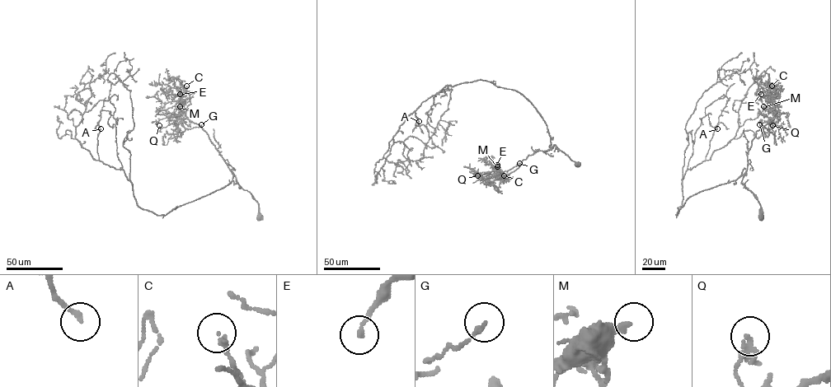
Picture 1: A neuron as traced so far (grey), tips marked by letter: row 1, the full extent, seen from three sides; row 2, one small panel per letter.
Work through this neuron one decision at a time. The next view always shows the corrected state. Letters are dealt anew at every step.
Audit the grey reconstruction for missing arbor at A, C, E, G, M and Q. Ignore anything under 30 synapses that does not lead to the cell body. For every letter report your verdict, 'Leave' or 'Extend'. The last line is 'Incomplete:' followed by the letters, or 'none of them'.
A: Leave
C: Leave
E: Leave
G: Leave
M: Leave
Q: Leave
Incomplete: none of them

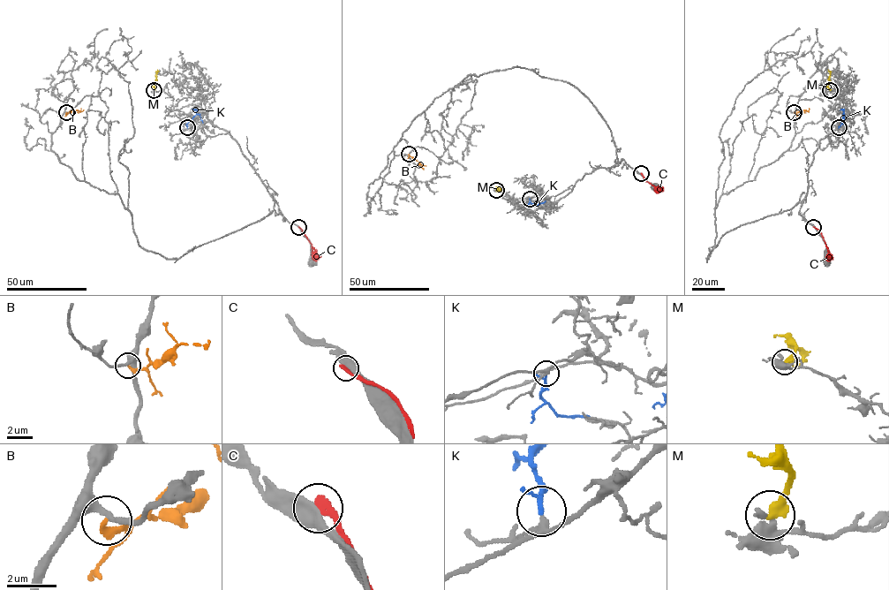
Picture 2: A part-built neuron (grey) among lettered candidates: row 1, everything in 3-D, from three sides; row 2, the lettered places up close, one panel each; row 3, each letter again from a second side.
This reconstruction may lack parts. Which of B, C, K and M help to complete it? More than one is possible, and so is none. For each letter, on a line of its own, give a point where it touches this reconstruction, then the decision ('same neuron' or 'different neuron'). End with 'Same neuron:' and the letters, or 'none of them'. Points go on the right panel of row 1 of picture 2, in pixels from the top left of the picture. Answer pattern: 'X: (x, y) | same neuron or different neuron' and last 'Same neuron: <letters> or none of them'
B: (794, 112) | different neuron
C: (813, 227) | different neuron
K: (839, 127) | different neuron
M: (830, 90) | different neuron
Same neuron: none of them

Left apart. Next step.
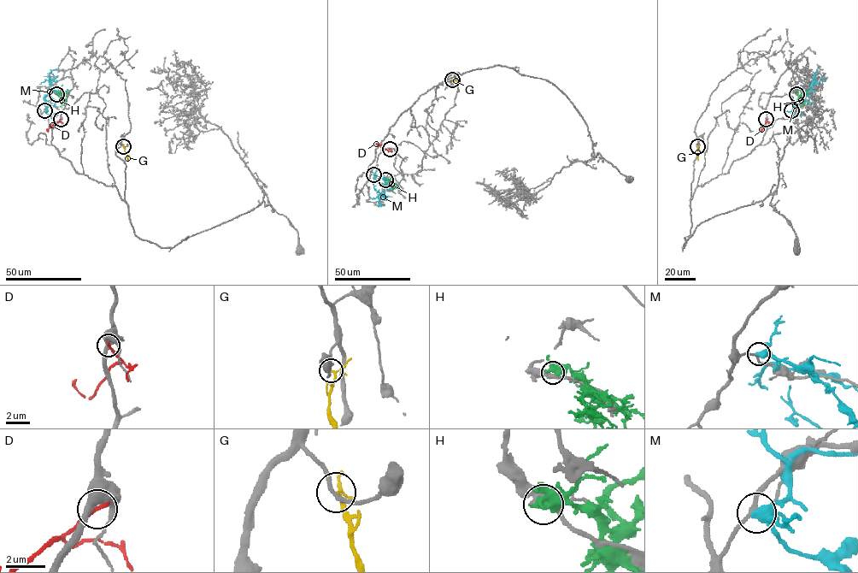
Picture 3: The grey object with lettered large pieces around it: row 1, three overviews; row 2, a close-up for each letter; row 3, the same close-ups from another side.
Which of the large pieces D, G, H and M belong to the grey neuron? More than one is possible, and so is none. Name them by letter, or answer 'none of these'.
none of these

